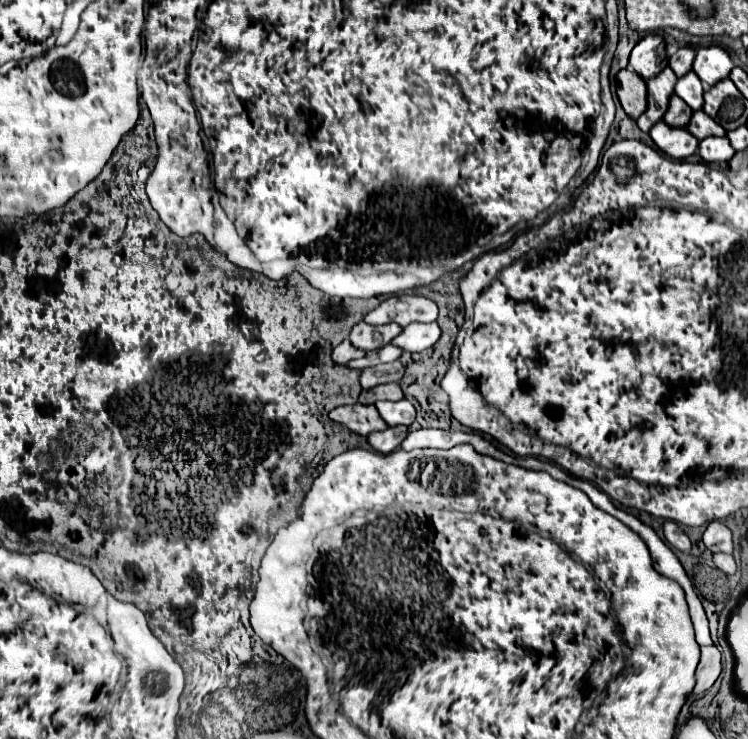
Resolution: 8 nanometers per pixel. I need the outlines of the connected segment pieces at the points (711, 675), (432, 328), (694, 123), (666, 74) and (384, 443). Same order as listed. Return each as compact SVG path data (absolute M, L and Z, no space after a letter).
M702 646L702 658L696 668L696 686L692 694L702 694L706 692L716 678L720 676L722 664L720 664L720 652L716 646Z
M414 322L414 324L406 326L394 338L392 344L402 348L404 352L422 352L426 348L432 348L434 342L438 342L438 336L440 336L440 328L436 322L430 322L430 324Z
M698 110L692 114L686 130L694 134L698 140L704 140L706 136L726 136L726 130L720 124L716 124L710 116L706 116L704 110Z
M664 68L658 76L648 78L648 108L646 112L636 120L642 132L648 132L668 110L668 100L674 94L676 74L670 68Z
M394 426L394 428L388 428L384 432L374 432L368 436L368 442L370 446L380 452L380 454L388 454L388 452L394 452L402 440L406 438L408 434L408 428L406 426Z

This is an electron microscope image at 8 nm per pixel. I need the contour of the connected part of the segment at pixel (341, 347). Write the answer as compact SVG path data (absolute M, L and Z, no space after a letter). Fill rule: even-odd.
M344 340L342 344L338 344L332 352L332 360L338 364L338 366L346 366L350 360L356 360L356 358L362 358L366 352L362 350L356 350L354 346L350 346L348 340Z

